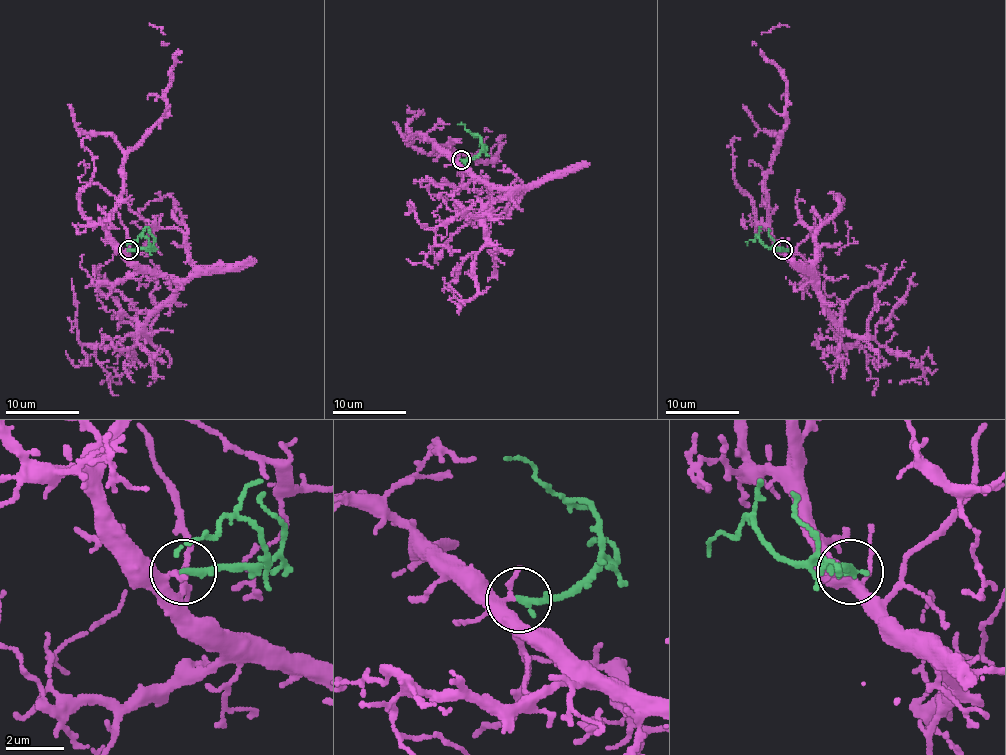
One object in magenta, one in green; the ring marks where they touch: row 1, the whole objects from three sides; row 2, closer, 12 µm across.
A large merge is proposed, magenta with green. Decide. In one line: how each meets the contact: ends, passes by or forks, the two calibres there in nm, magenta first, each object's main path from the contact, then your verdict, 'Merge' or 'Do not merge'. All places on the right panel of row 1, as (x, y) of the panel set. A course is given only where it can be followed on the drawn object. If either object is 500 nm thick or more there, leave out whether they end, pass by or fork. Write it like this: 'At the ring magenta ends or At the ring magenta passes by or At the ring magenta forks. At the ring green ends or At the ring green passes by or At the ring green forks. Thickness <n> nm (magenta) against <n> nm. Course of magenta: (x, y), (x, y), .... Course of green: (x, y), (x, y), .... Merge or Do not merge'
At the ring magenta forks. At the ring green ends. Thickness 200 nm (magenta) against 260 nm. Course of magenta: (782, 249), (770, 230), (763, 175), (785, 123), (786, 79), (754, 42), (772, 29), (789, 27). Course of green: (782, 249), (765, 245), (757, 236), (747, 241), (747, 245). Merge

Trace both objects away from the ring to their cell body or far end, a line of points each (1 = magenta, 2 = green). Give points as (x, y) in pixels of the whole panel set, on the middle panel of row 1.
1: (459, 159), (438, 148), (451, 141), (452, 148), (495, 161), (500, 135), (486, 129), (478, 165)
2: (461, 159), (472, 159), (482, 148), (481, 141), (463, 124), (457, 124)

